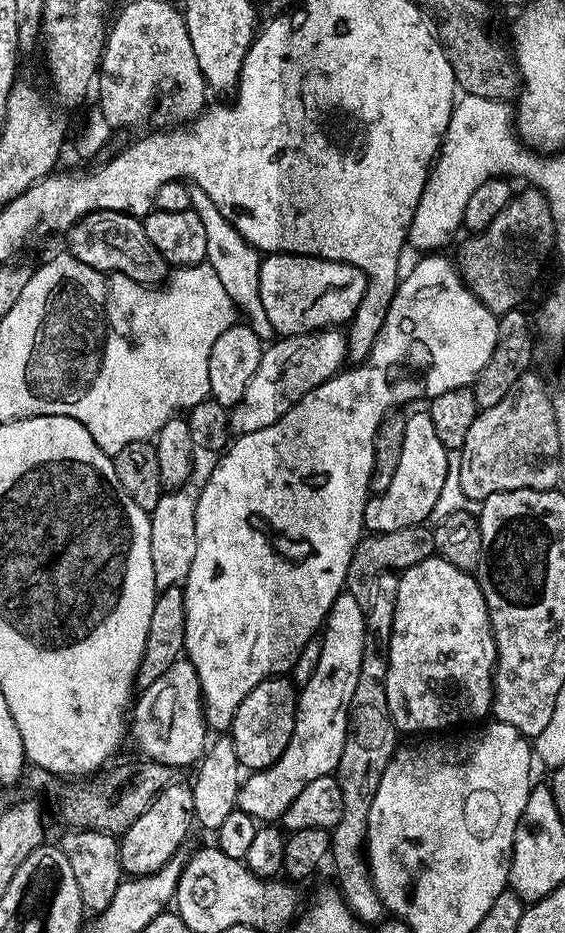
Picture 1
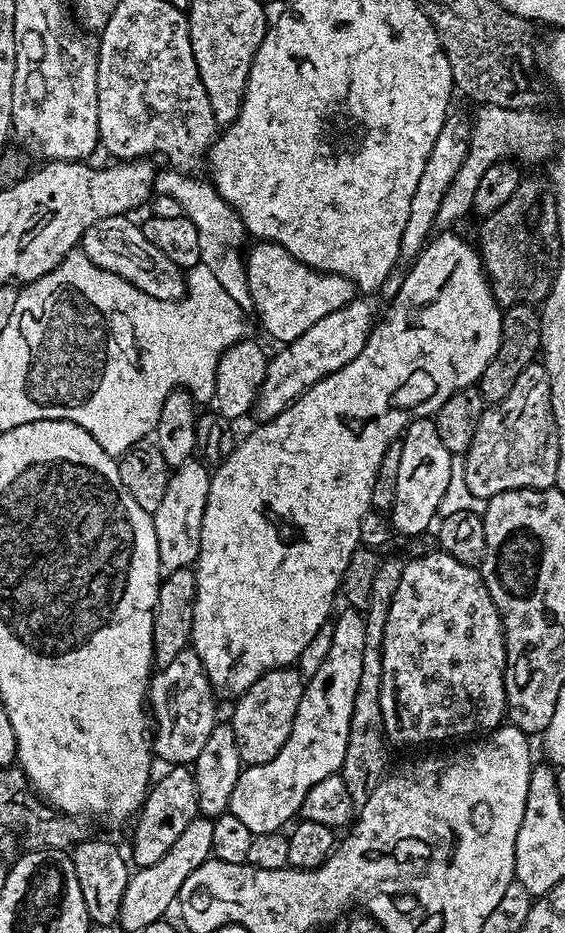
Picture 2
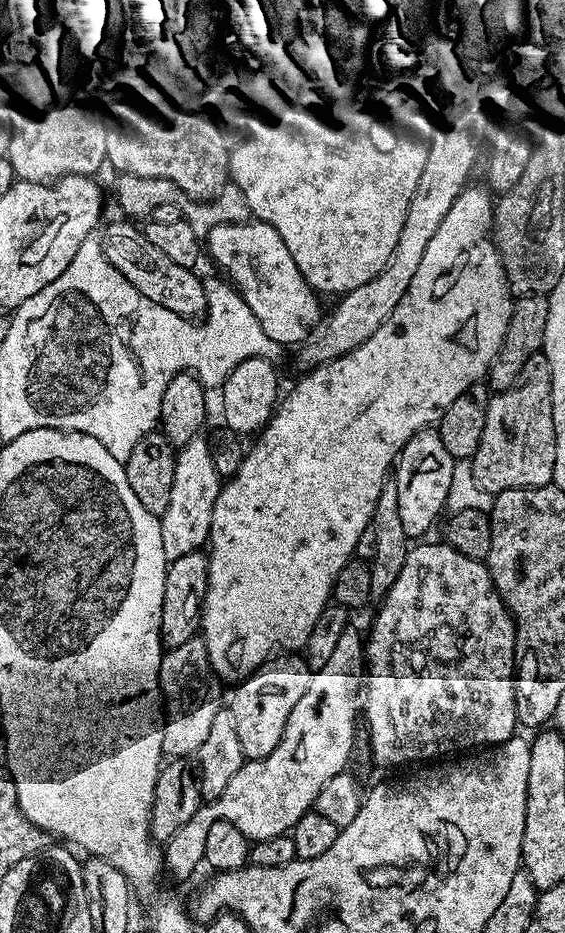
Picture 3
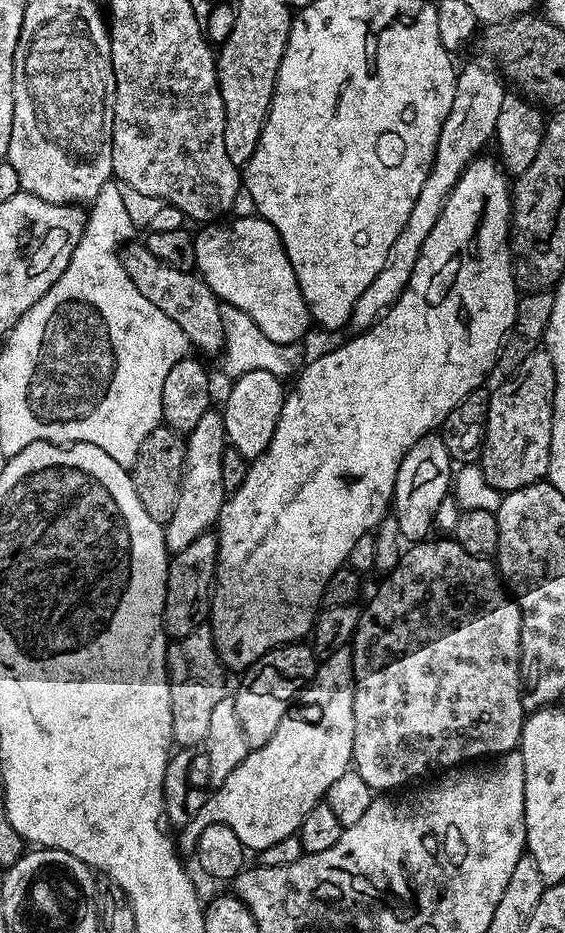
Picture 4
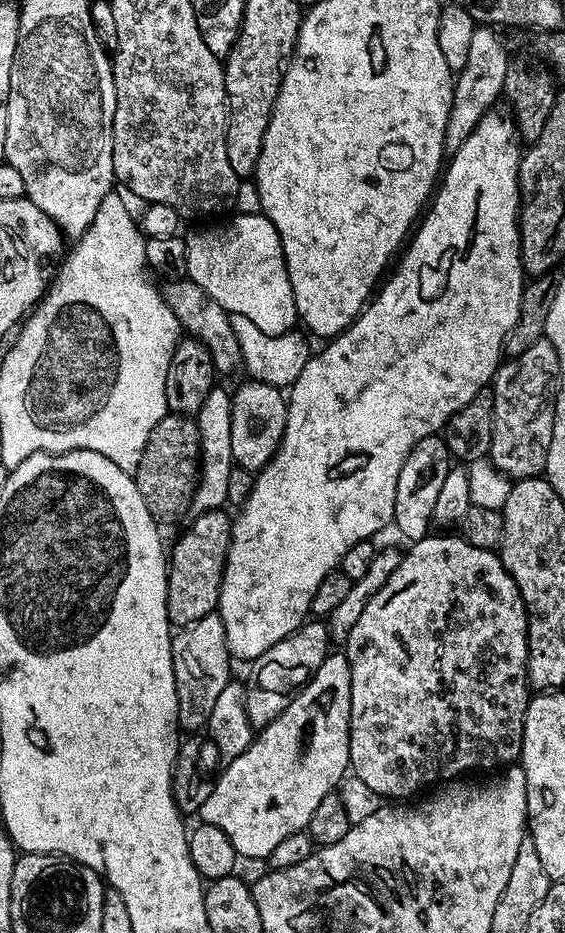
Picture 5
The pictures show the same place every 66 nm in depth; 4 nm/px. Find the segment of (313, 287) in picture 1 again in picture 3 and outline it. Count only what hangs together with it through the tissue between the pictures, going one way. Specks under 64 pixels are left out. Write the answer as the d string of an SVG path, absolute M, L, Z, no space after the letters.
M233 222L219 224L208 231L206 252L221 268L233 288L254 310L258 326L270 334L274 342L281 346L288 344L303 345L310 333L321 323L320 300L317 293L304 281L304 275L298 270L290 254L289 241L274 226L263 222Z

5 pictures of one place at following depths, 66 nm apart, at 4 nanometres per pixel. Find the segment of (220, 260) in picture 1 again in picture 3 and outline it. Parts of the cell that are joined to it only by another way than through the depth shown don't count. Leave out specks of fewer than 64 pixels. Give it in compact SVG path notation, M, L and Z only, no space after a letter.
M117 175L116 180L116 200L120 203L120 208L125 212L125 217L133 221L140 222L151 217L152 211L158 206L178 206L181 217L187 220L190 226L194 226L194 234L201 238L207 237L208 231L219 224L230 224L239 221L249 215L248 203L242 193L235 186L229 186L220 193L214 200L201 202L192 200L174 182L166 182L166 178L152 178L143 180L137 176Z

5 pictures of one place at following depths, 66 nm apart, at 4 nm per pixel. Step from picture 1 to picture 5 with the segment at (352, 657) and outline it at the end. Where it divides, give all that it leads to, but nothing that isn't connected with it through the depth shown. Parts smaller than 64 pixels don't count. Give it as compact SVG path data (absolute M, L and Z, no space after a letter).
M333 651L318 666L311 680L289 700L286 710L263 730L255 733L252 744L238 758L223 765L224 773L215 777L210 798L202 802L199 819L216 824L230 838L237 857L249 856L263 861L289 834L307 829L310 814L345 779L349 771L348 735L350 734L350 666L343 651Z

